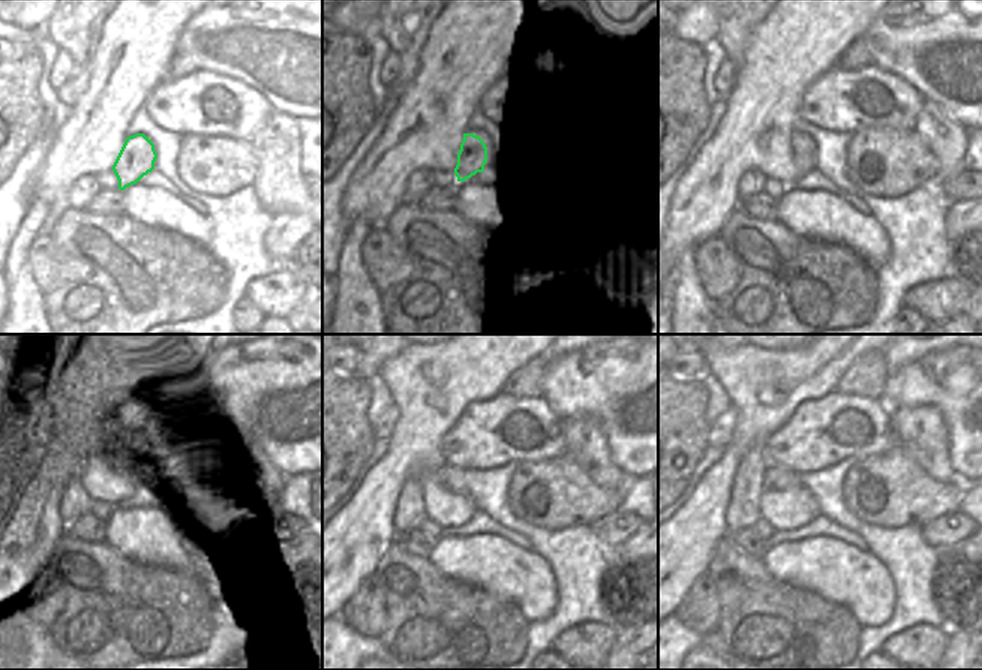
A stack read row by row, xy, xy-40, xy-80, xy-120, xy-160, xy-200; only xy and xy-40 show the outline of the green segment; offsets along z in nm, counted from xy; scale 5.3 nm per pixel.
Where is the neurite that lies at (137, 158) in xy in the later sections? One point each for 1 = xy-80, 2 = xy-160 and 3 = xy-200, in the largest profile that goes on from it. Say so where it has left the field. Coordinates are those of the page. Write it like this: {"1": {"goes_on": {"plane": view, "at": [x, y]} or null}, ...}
{"1": {"goes_on": {"plane": "xy-80", "at": [804, 149]}}, "2": {"goes_on": {"plane": "xy-160", "at": [450, 477]}}, "3": {"goes_on": {"plane": "xy-200", "at": [775, 477]}}}

